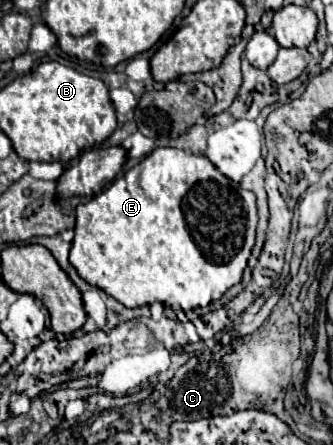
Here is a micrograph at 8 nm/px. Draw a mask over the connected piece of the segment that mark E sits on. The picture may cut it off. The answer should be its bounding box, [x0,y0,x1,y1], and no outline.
[70,147,258,311]

